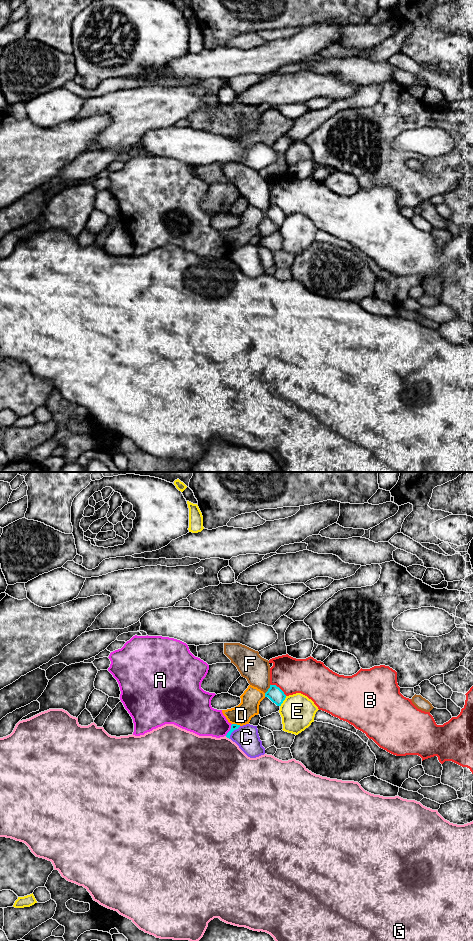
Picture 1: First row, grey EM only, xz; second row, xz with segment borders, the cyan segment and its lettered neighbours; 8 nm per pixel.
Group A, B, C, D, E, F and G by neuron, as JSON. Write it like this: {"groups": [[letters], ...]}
{"groups": [["A"], ["B"], ["C"], ["D"], ["E"], ["F"], ["G"]]}

